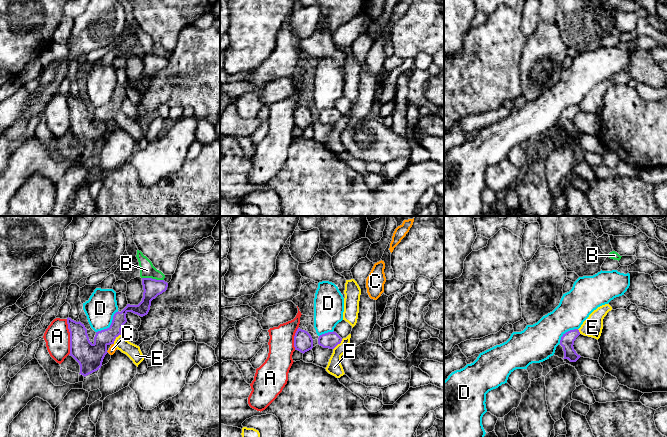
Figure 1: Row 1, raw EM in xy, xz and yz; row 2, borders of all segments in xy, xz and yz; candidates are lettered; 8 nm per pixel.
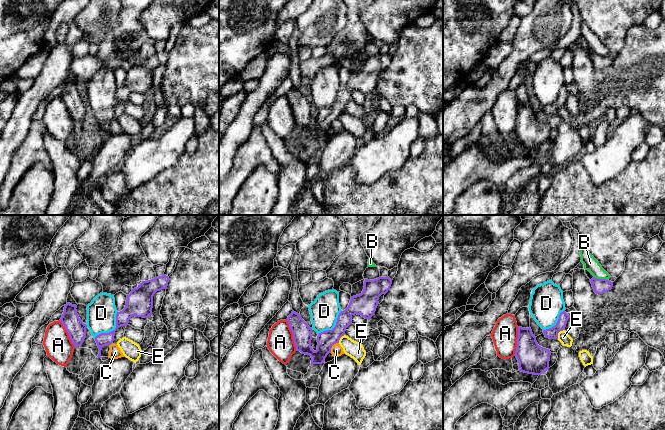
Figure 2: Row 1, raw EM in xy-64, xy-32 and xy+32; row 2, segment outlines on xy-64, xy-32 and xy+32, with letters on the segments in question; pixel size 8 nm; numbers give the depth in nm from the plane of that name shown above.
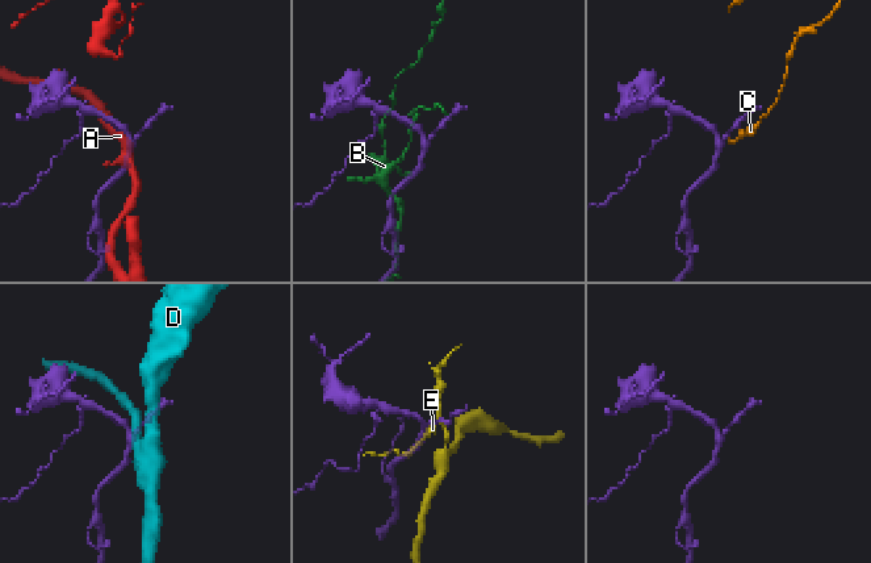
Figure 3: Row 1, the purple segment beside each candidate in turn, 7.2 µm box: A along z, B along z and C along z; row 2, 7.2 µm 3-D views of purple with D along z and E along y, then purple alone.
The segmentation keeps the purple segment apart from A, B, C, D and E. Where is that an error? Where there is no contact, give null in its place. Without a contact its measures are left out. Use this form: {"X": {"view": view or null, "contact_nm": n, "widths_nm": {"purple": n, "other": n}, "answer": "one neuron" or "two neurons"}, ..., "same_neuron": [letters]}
{"A": {"view": "xy", "contact_nm": 280, "widths_nm": {"purple": 220, "other": 200}, "answer": "two neurons"}, "B": {"view": "xy", "contact_nm": 180, "widths_nm": {"purple": 150, "other": 120}, "answer": "two neurons"}, "C": {"view": null, "answer": "two neurons"}, "D": {"view": "xy", "contact_nm": 260, "widths_nm": {"purple": 150, "other": 240}, "answer": "two neurons"}, "E": {"view": "xy", "contact_nm": 100, "widths_nm": {"purple": 220, "other": 120}, "answer": "two neurons"}, "same_neuron": []}

